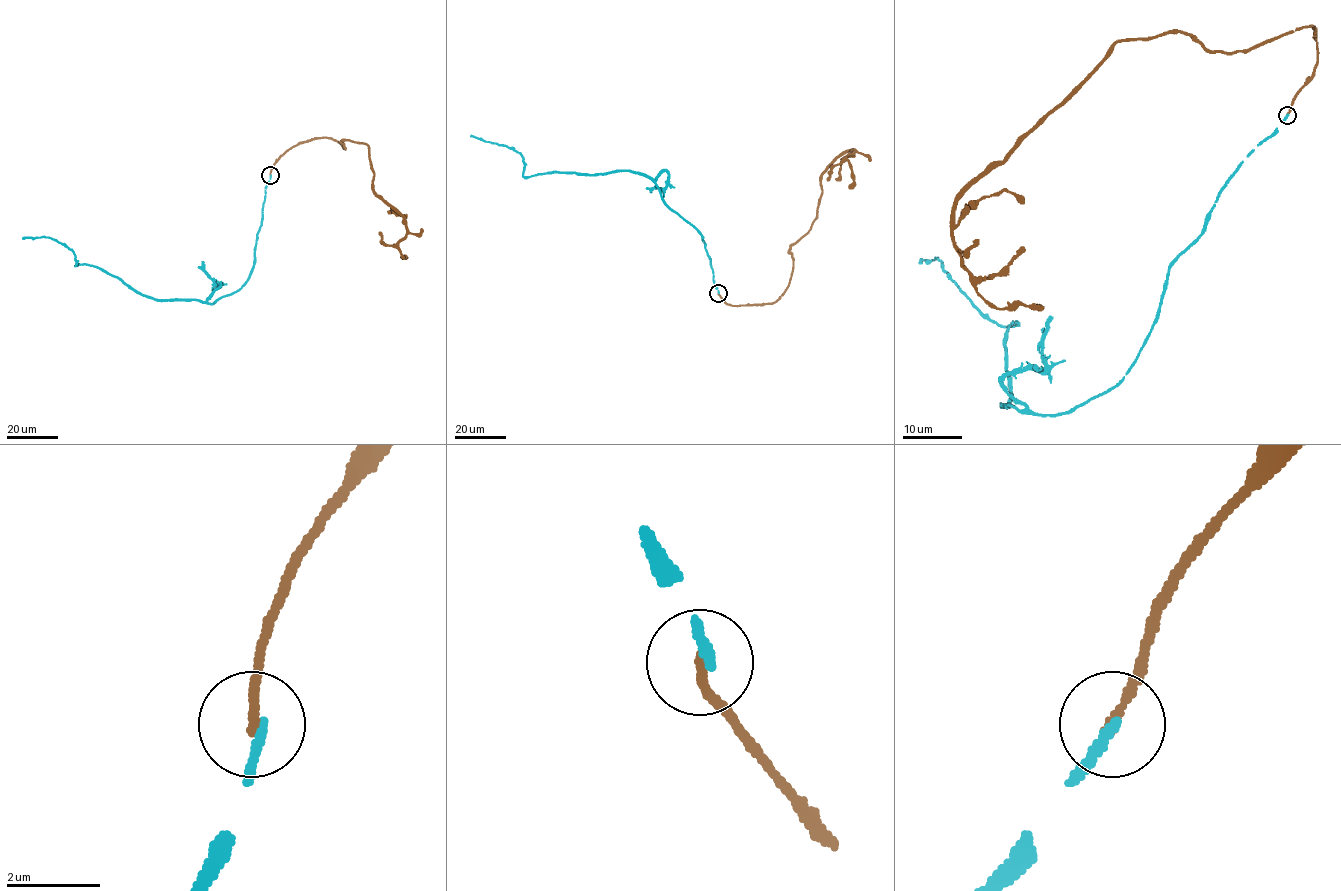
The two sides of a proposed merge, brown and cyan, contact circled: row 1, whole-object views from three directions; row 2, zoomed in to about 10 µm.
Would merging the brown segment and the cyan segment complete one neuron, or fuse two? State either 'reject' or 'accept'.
reject

